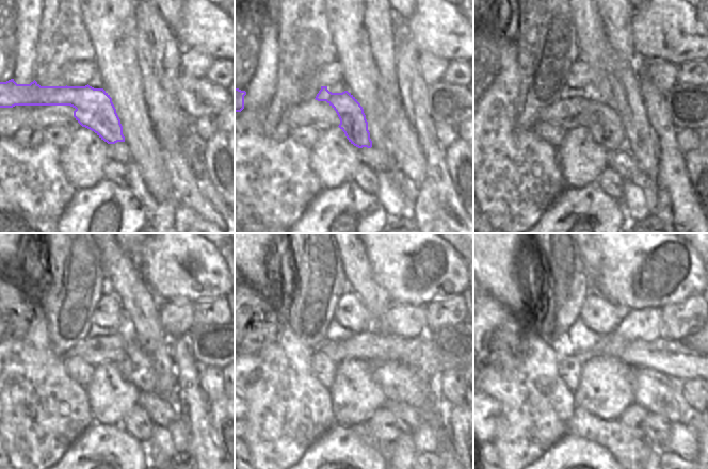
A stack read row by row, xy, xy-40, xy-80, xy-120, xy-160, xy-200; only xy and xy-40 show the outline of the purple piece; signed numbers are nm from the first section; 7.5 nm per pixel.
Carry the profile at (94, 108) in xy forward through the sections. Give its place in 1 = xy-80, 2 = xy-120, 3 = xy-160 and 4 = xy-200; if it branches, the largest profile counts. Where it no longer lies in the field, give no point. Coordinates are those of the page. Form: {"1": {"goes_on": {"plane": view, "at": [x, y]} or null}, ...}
{"1": {"goes_on": {"plane": "xy-80", "at": [606, 126]}}, "2": {"goes_on": {"plane": "xy-120", "at": [134, 366]}}, "3": {"goes_on": {"plane": "xy-160", "at": [400, 383]}}, "4": {"goes_on": {"plane": "xy-200", "at": [658, 392]}}}

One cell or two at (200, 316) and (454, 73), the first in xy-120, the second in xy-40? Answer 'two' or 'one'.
one

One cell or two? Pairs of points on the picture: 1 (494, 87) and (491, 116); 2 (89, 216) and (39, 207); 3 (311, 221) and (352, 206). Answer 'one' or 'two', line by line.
1: two
2: two
3: one

